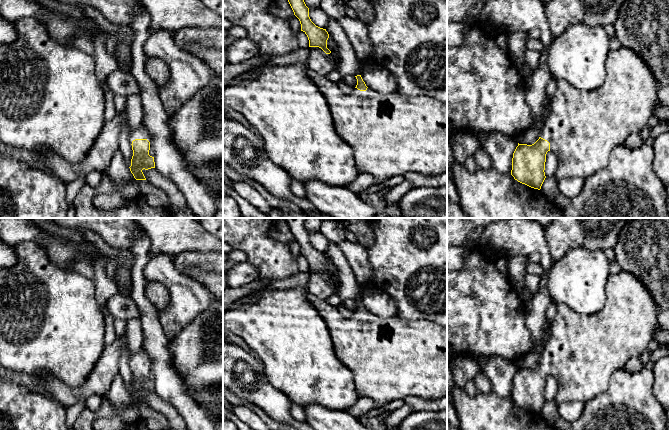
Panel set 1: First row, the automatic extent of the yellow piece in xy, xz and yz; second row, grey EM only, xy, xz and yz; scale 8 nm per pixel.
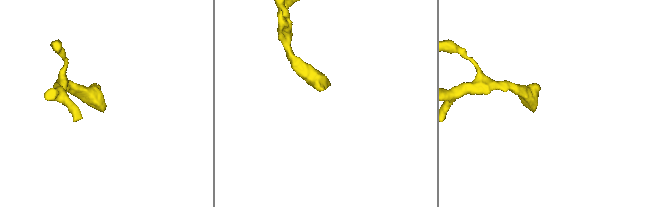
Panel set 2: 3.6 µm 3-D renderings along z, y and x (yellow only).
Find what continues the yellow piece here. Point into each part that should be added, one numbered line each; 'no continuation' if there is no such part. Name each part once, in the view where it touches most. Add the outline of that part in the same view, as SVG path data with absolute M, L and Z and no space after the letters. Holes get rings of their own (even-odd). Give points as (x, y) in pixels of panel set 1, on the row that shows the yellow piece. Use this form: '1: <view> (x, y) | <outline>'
1: xy (99, 157) | M125 110L116 113L115 117L105 122L100 134L96 138L86 157L76 163L71 163L59 157L53 152L34 152L38 161L42 162L61 181L69 183L78 178L86 178L92 171L103 172L110 165L118 150L118 136L123 131L128 132L129 143L135 139L153 138L142 123L133 129L127 122Z

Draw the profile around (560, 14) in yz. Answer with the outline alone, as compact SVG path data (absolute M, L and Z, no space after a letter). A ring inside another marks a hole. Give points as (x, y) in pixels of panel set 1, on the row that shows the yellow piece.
M549 0L545 13L552 37L563 33L572 23L589 26L614 24L625 0Z

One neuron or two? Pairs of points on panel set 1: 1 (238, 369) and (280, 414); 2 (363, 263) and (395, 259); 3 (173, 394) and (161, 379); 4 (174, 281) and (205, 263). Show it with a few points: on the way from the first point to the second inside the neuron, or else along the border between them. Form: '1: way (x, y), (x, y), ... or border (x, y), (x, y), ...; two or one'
1: way (247, 380), (270, 403); one
2: border (367, 249), (372, 279), (363, 285); two
3: way (172, 390), (165, 383); one
4: border (172, 257), (174, 266), (186, 275); two

